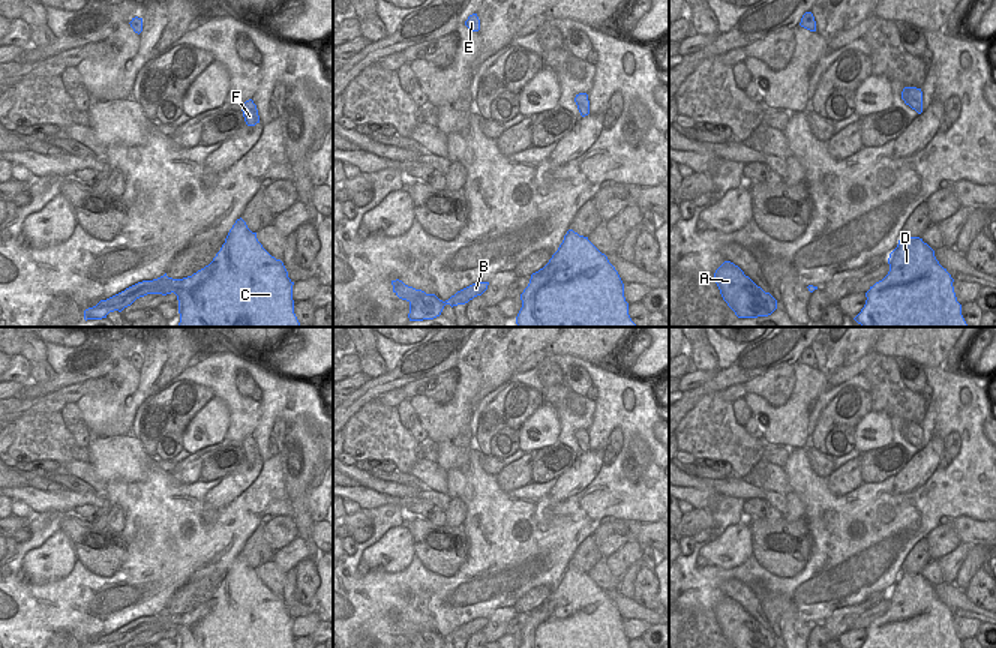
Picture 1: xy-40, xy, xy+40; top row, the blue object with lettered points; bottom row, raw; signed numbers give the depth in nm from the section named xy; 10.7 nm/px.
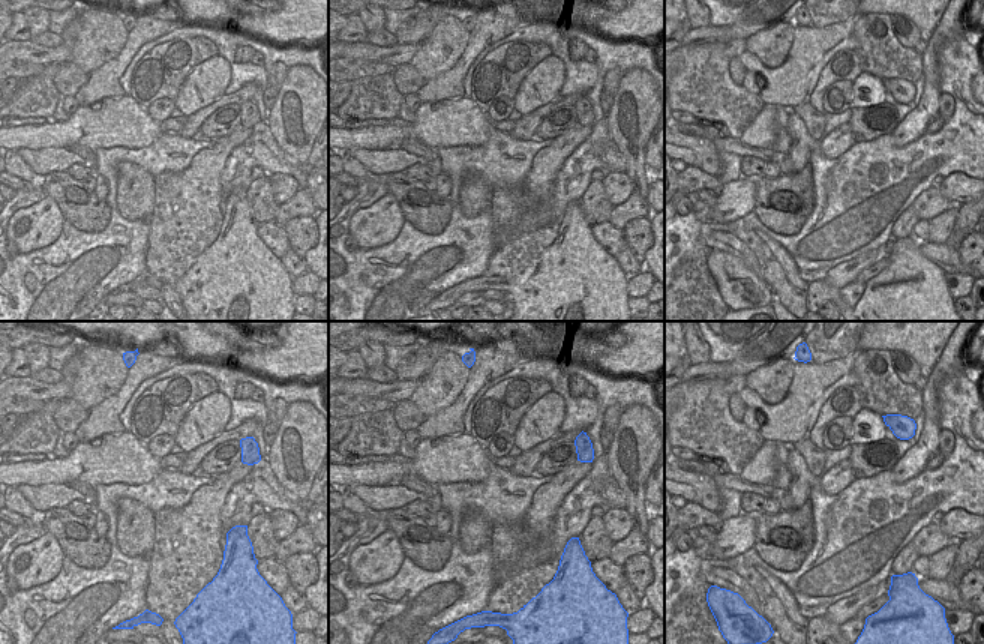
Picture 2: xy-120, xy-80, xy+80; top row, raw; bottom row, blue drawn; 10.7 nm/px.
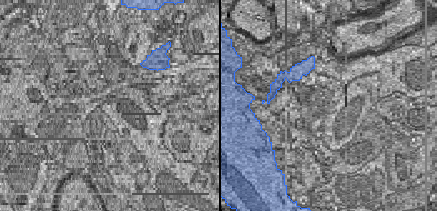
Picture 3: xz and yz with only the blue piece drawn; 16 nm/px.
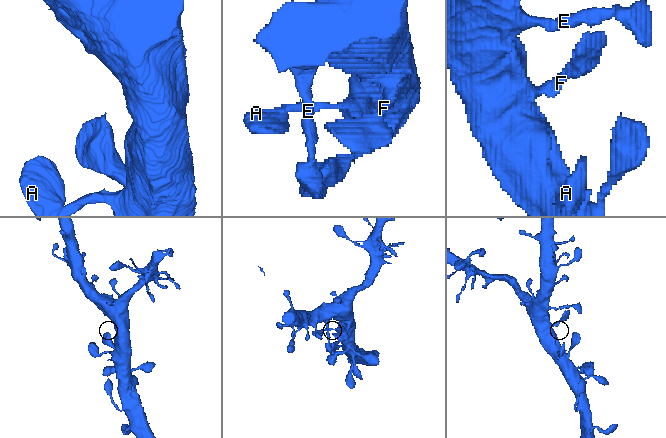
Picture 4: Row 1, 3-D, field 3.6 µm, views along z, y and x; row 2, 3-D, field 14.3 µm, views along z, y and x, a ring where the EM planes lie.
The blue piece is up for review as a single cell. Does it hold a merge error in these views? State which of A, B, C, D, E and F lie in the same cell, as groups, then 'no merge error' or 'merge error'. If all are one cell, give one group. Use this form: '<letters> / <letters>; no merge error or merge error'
A B C D E F; no merge error

